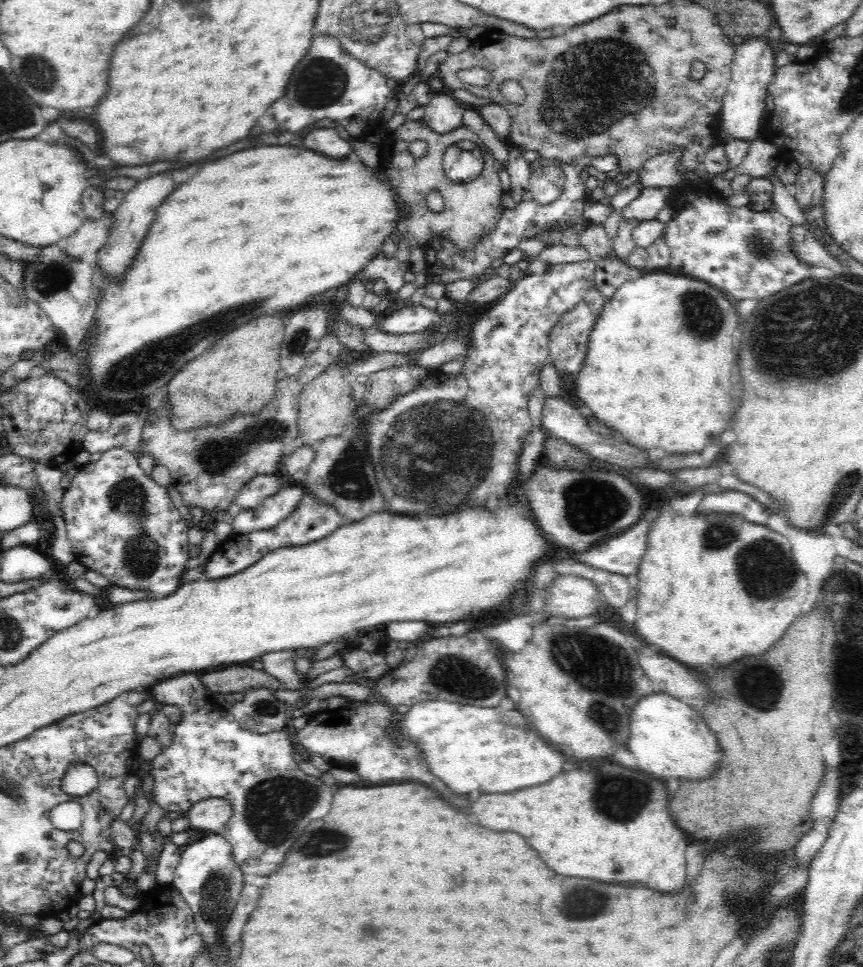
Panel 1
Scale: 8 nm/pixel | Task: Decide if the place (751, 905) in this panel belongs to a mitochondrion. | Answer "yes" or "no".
no

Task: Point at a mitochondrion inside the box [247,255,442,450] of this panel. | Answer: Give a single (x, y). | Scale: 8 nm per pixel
(297, 343)

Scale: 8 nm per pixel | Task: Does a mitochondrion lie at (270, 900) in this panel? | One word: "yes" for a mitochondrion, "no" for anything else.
no

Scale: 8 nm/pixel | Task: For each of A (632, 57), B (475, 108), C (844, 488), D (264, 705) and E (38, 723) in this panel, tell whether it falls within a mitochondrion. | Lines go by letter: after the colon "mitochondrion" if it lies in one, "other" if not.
A: mitochondrion
B: other
C: mitochondrion
D: mitochondrion
E: other

